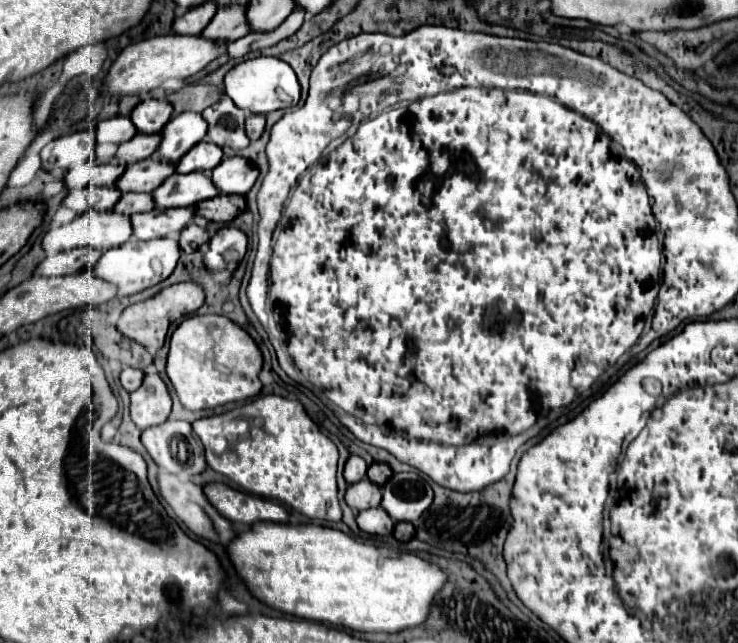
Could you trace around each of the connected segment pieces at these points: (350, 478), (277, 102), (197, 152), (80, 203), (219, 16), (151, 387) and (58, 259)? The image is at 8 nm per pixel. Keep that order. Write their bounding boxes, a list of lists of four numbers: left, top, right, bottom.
[[343,456,367,484],[225,56,301,114],[177,142,223,174],[63,190,89,214],[203,4,249,42],[131,366,173,428],[35,248,101,278]]

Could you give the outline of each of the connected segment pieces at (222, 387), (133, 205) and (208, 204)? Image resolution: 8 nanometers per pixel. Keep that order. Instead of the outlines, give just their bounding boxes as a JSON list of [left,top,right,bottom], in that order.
[[167,314,263,410],[115,192,155,214],[199,194,247,222]]

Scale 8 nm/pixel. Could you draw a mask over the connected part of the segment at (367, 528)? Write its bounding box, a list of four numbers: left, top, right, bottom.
[357,508,395,536]

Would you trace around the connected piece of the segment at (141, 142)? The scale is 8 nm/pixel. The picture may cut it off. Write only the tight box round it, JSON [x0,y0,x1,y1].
[117,134,161,164]

